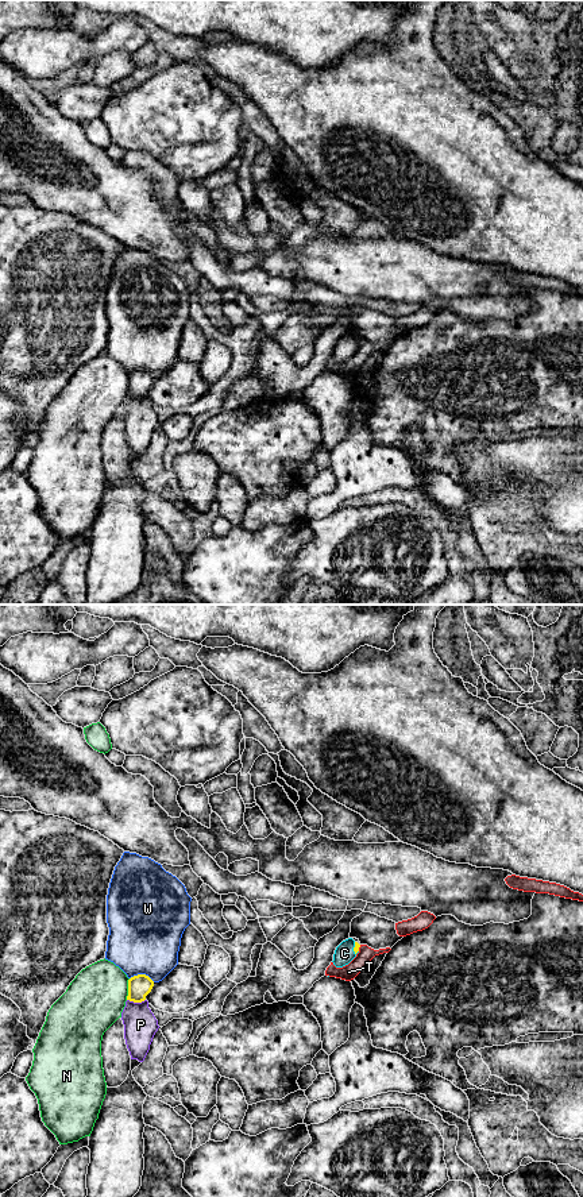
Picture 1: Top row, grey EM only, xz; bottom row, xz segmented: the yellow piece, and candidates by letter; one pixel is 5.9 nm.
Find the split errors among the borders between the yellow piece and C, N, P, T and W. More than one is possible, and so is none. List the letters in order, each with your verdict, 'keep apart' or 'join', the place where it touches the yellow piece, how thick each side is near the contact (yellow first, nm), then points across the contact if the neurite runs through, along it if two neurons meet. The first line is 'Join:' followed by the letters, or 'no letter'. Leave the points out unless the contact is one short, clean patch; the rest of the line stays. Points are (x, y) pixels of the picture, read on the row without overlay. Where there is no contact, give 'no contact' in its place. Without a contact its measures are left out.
Join: C
C: join; meets yellow in xz at (354, 344); 30 nm thick on the yellow side, 120 nm on the other
N: keep apart; meets yellow in xz at (128, 385); 140 nm thick on the yellow side, 360 nm on the other
P: keep apart; meets yellow in xz at (136, 397); 140 nm thick on the yellow side, 190 nm on the other; border along xz (127, 394), (134, 397), (145, 396)
T: keep apart; meets yellow in xz at (359, 342); 30 nm thick on the yellow side, 90 nm on the other
W: keep apart; meets yellow in xz at (142, 370); 140 nm thick on the yellow side, 440 nm on the other

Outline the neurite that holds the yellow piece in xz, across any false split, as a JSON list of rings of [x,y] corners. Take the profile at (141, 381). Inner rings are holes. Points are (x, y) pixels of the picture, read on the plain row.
[[[138,370],[128,375],[128,391],[127,395],[134,398],[142,398],[151,387],[154,377],[146,370]]]

